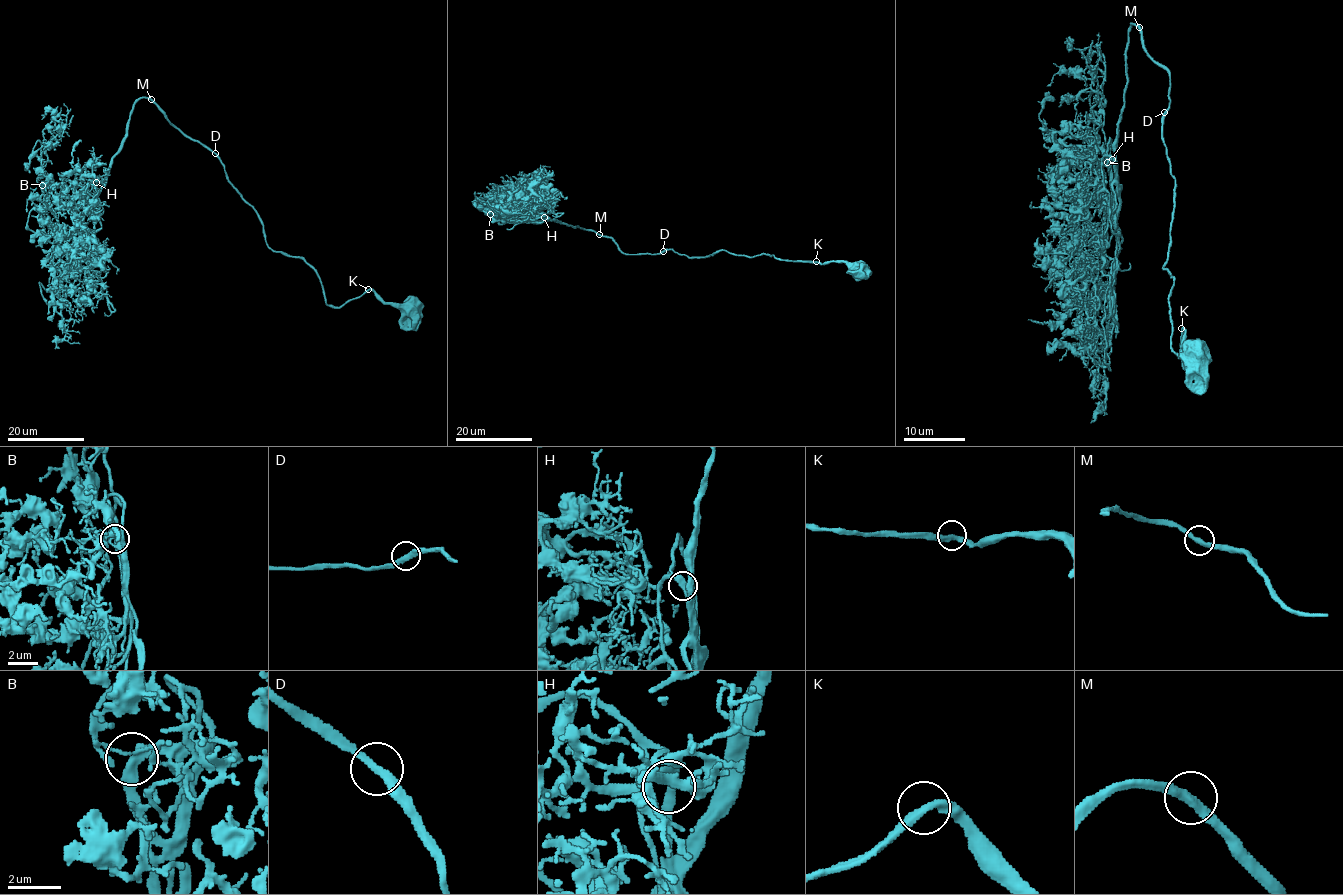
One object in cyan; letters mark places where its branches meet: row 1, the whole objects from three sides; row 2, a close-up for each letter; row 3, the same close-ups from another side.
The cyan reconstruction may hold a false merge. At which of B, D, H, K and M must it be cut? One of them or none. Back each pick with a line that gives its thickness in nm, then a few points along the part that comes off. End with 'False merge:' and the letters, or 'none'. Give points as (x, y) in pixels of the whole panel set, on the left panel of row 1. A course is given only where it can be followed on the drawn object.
False merge: none

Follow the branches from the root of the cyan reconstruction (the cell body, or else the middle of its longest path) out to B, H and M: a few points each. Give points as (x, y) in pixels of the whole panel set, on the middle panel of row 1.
B: (859, 270), (724, 250), (624, 254), (611, 238), (558, 220), (529, 221), (514, 209), (490, 214)
H: (859, 270), (845, 262), (791, 261), (724, 250), (692, 258), (673, 250), (624, 254), (609, 237), (544, 217)
M: (859, 270), (845, 262), (791, 261), (724, 250), (692, 258), (673, 250), (624, 254), (599, 234)

